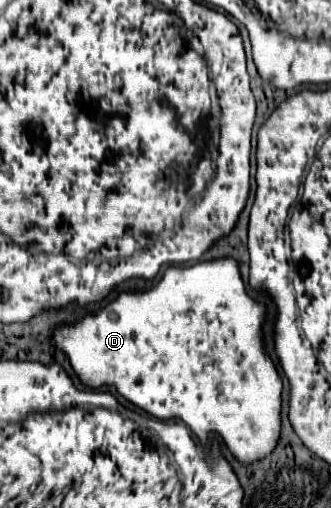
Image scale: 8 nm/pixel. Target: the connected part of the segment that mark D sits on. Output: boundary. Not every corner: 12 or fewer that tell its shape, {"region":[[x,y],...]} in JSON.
{"region":[[233,258],[55,330],[87,386],[275,448],[283,382]]}

